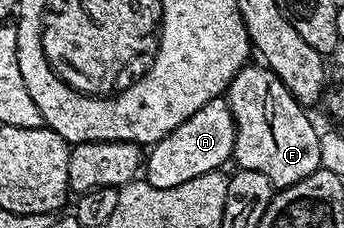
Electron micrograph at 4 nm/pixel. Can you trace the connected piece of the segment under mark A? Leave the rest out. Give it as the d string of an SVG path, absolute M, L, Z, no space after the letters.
M223 97L210 100L147 151L146 181L154 188L178 188L186 180L220 170L223 162L232 158L235 139L236 125L227 101Z

